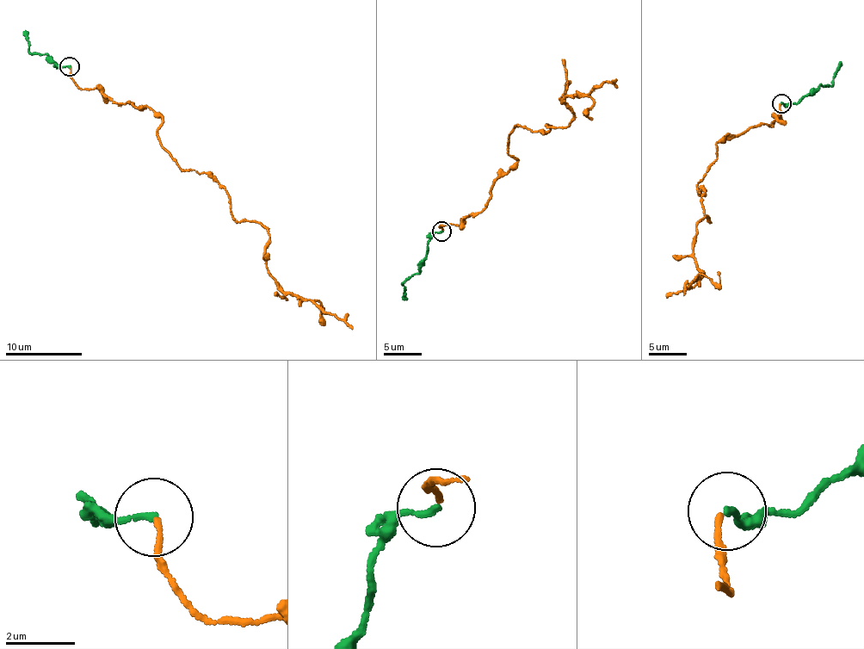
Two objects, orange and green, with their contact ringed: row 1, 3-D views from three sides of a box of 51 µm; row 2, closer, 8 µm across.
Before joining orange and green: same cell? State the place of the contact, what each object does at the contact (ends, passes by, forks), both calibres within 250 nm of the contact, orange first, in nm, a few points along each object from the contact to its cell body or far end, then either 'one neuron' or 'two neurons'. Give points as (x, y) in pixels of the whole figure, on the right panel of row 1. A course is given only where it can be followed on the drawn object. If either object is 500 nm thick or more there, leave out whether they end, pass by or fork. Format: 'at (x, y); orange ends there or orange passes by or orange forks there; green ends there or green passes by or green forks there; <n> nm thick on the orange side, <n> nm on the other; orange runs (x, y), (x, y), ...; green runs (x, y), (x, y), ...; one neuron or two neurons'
at (781, 103); orange ends there; green ends there; 160 nm thick on the orange side, 180 nm on the other; orange runs (780, 104), (783, 120), (716, 144), (696, 188), (711, 221), (696, 227), (700, 275), (685, 294); green runs (781, 102), (786, 106), (821, 84), (825, 87), (830, 85), (839, 61); one neuron

